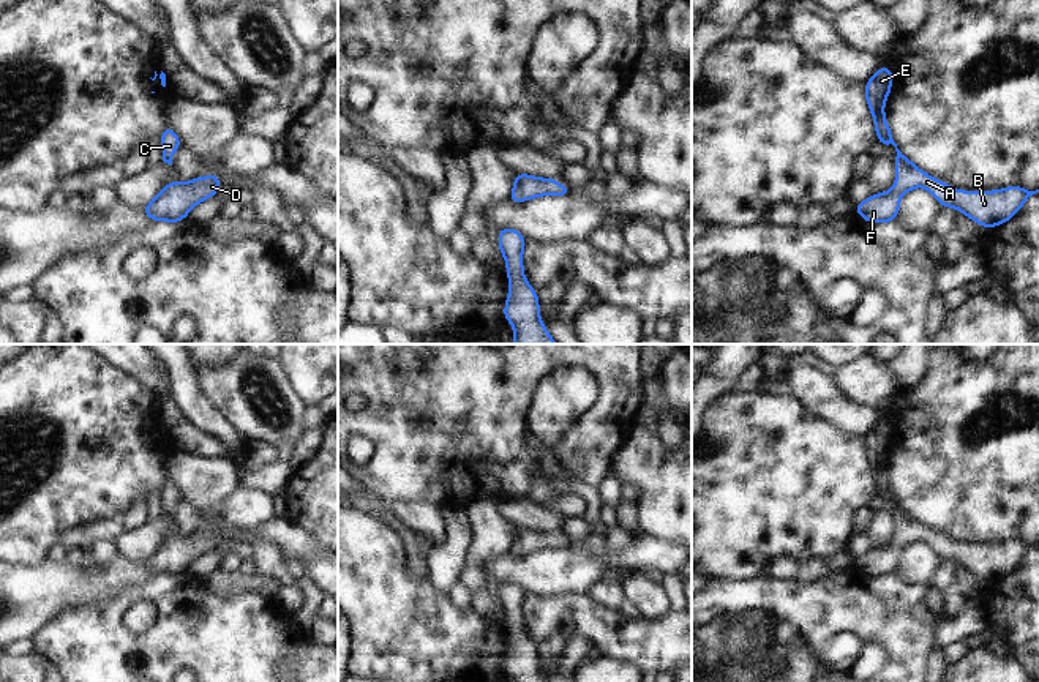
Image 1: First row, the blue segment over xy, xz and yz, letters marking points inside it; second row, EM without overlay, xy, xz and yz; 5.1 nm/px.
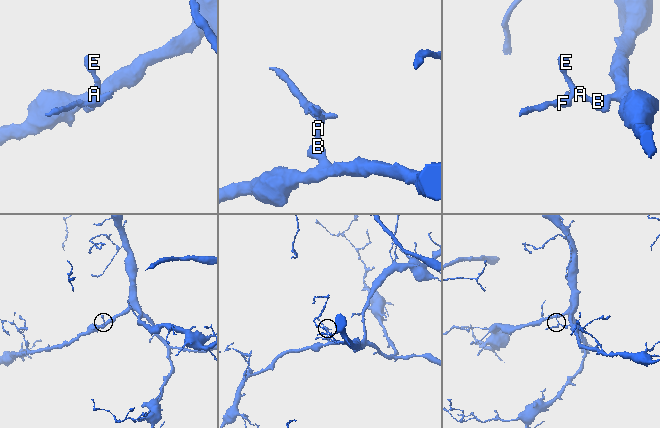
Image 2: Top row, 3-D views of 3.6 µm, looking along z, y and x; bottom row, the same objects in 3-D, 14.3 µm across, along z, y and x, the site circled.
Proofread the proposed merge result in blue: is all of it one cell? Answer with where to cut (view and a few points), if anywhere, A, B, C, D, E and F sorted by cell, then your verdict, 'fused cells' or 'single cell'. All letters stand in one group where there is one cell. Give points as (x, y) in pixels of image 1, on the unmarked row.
no cut; A B C D E F; single cell

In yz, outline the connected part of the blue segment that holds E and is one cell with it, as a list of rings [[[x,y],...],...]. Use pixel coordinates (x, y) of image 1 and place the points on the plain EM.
[[[883,420],[865,437],[865,452],[875,474],[878,496],[894,499],[897,510],[894,513],[897,532],[894,541],[886,546],[872,548],[867,554],[856,557],[854,565],[868,576],[889,576],[897,571],[900,551],[913,541],[927,541],[941,560],[954,560],[973,575],[982,578],[987,584],[1004,578],[1012,571],[1025,554],[1039,546],[1020,540],[1009,540],[996,545],[958,545],[944,535],[930,530],[917,523],[898,502],[891,489],[884,472],[884,455],[891,447],[892,425]]]

